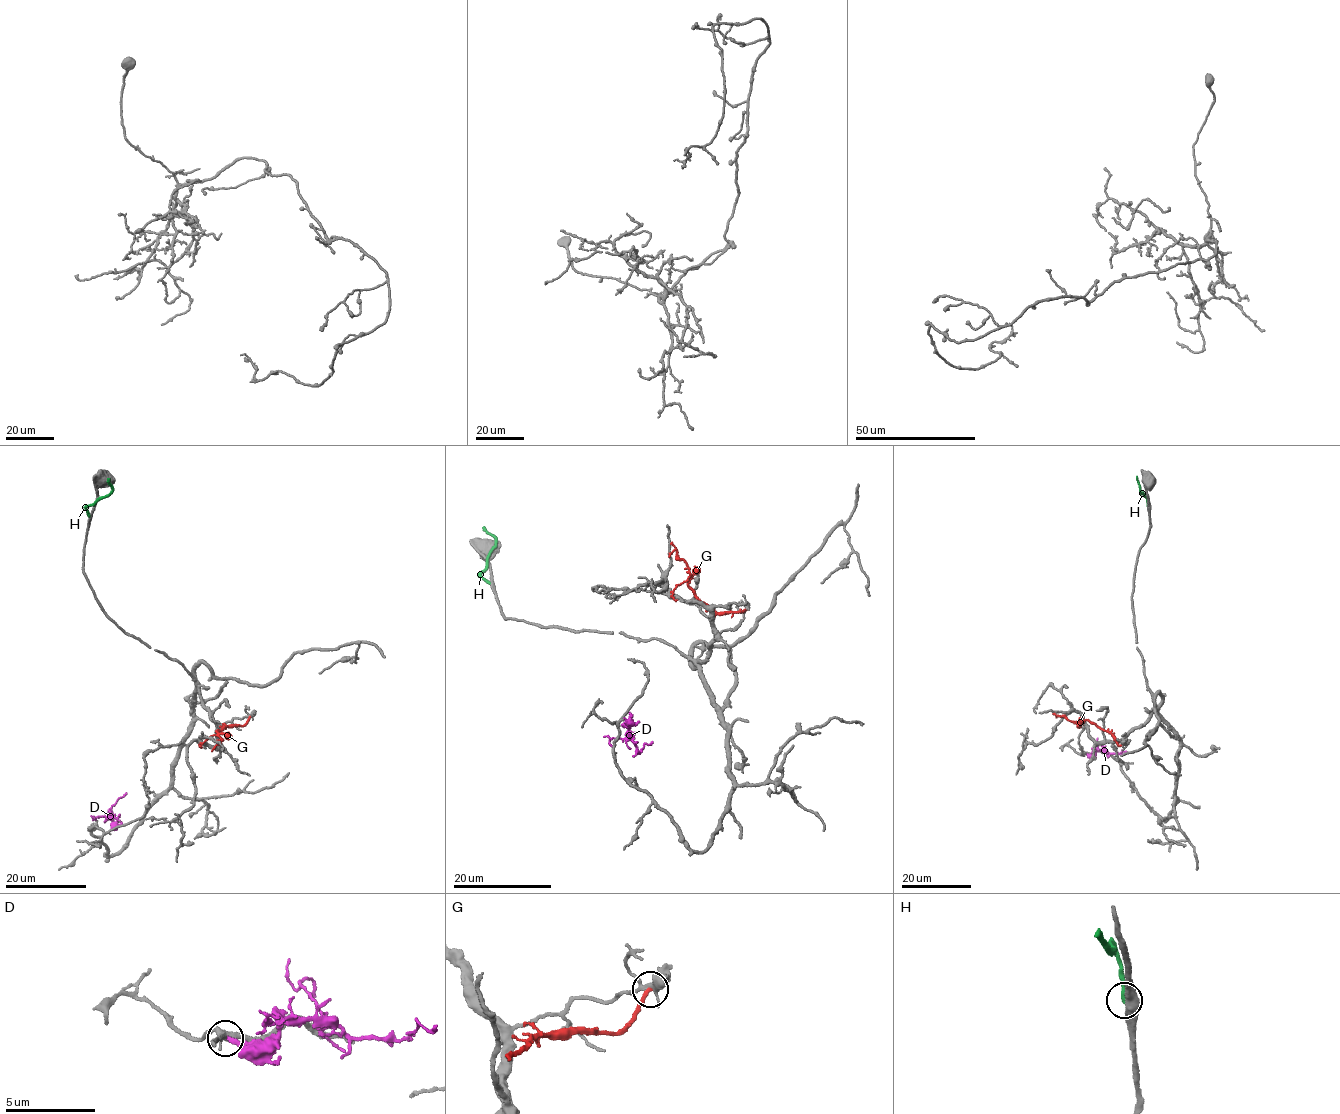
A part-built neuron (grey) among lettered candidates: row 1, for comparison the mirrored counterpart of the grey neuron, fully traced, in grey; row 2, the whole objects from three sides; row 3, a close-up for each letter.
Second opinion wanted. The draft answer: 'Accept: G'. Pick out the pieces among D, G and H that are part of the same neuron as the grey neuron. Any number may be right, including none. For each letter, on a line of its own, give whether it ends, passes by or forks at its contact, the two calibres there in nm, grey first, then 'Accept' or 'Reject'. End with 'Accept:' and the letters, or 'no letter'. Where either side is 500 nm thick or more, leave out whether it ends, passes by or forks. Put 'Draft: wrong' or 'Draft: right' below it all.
D: It ends there. Thickness 170 nm (grey) against 260 nm. Reject
G: It ends there. Thickness 300 nm (grey) against 240 nm. Reject
H: It ends there. Thickness 400 nm (grey) against 280 nm. Reject
Accept: no letter
Draft: wrong

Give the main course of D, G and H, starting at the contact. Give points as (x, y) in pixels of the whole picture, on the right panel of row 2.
D: (1085, 753), (1104, 749), (1109, 753), (1125, 751)
G: (1124, 743), (1118, 745), (1113, 736), (1088, 720), (1076, 724), (1064, 717), (1056, 717)
H: (1148, 505), (1136, 476)

